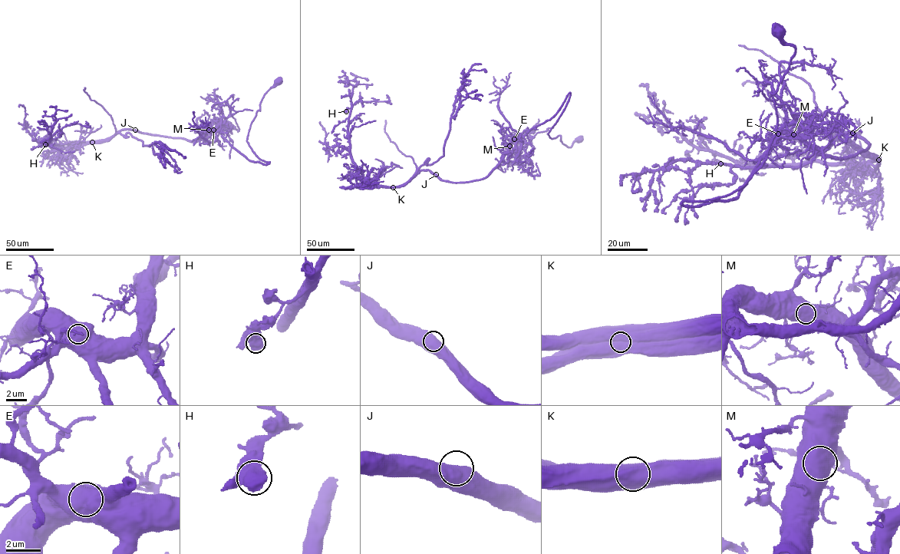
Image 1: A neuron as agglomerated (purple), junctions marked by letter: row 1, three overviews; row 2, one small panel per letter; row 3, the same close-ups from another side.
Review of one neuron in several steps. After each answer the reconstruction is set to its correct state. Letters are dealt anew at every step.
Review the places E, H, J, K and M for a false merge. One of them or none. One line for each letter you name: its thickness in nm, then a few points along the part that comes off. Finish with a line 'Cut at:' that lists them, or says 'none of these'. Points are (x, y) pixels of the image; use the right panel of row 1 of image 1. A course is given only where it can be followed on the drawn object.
K: calibre 1350 nm; course (878, 159), (865, 157), (846, 142), (819, 149), (832, 140), (796, 166), (673, 160), (633, 176), (637, 192)
Cut at: K

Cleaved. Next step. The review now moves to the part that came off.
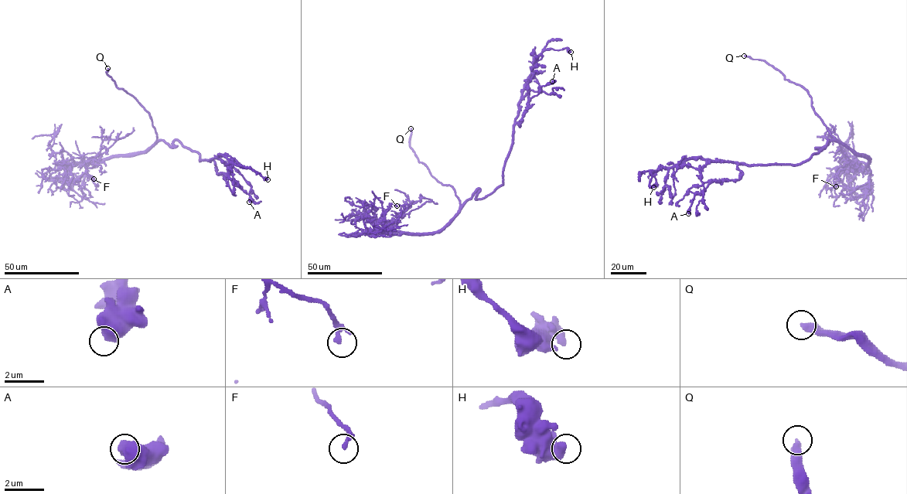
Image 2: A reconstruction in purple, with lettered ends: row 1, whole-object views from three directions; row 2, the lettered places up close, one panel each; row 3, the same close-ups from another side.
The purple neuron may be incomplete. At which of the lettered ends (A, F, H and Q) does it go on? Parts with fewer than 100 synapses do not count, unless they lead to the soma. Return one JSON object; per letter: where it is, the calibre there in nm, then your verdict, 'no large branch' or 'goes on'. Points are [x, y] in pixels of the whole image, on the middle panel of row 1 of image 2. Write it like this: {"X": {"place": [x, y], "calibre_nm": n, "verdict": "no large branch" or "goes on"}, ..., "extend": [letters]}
{"A": {"place": [552, 81], "calibre_nm": 600, "verdict": "no large branch"}, "F": {"place": [397, 206], "calibre_nm": 140, "verdict": "no large branch"}, "H": {"place": [571, 52], "calibre_nm": 550, "verdict": "no large branch"}, "Q": {"place": [410, 128], "calibre_nm": 360, "verdict": "goes on"}, "extend": ["Q"]}

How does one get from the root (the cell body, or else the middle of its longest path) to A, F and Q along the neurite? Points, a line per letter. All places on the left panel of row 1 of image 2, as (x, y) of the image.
A: (175, 141), (195, 151), (200, 160), (213, 160), (216, 172), (224, 174), (248, 193), (249, 202)
F: (175, 141), (175, 147), (159, 141), (133, 155), (109, 157), (75, 180), (86, 171), (93, 178)
Q: (175, 141), (175, 147), (157, 141), (149, 114), (132, 96), (117, 86), (107, 73), (107, 68)

